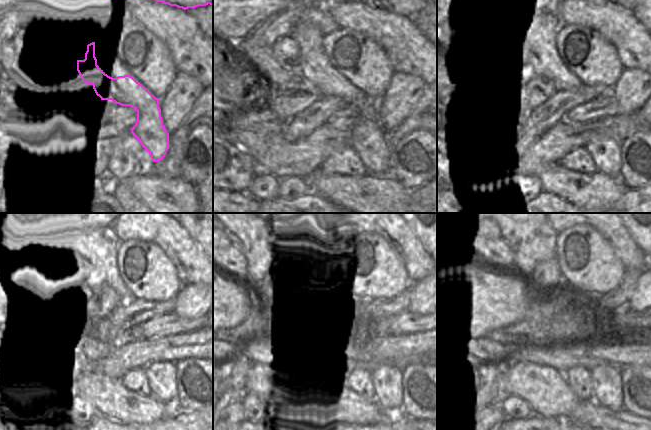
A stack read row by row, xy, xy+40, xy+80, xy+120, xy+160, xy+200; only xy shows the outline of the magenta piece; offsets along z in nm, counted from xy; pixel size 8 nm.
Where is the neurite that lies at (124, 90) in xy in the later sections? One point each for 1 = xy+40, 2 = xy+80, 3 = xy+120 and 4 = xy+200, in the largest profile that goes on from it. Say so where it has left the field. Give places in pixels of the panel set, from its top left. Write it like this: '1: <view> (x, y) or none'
1: xy+40 (368, 139)
2: xy+80 (544, 61)
3: xy+120 (102, 242)
4: xy+200 (528, 233)

